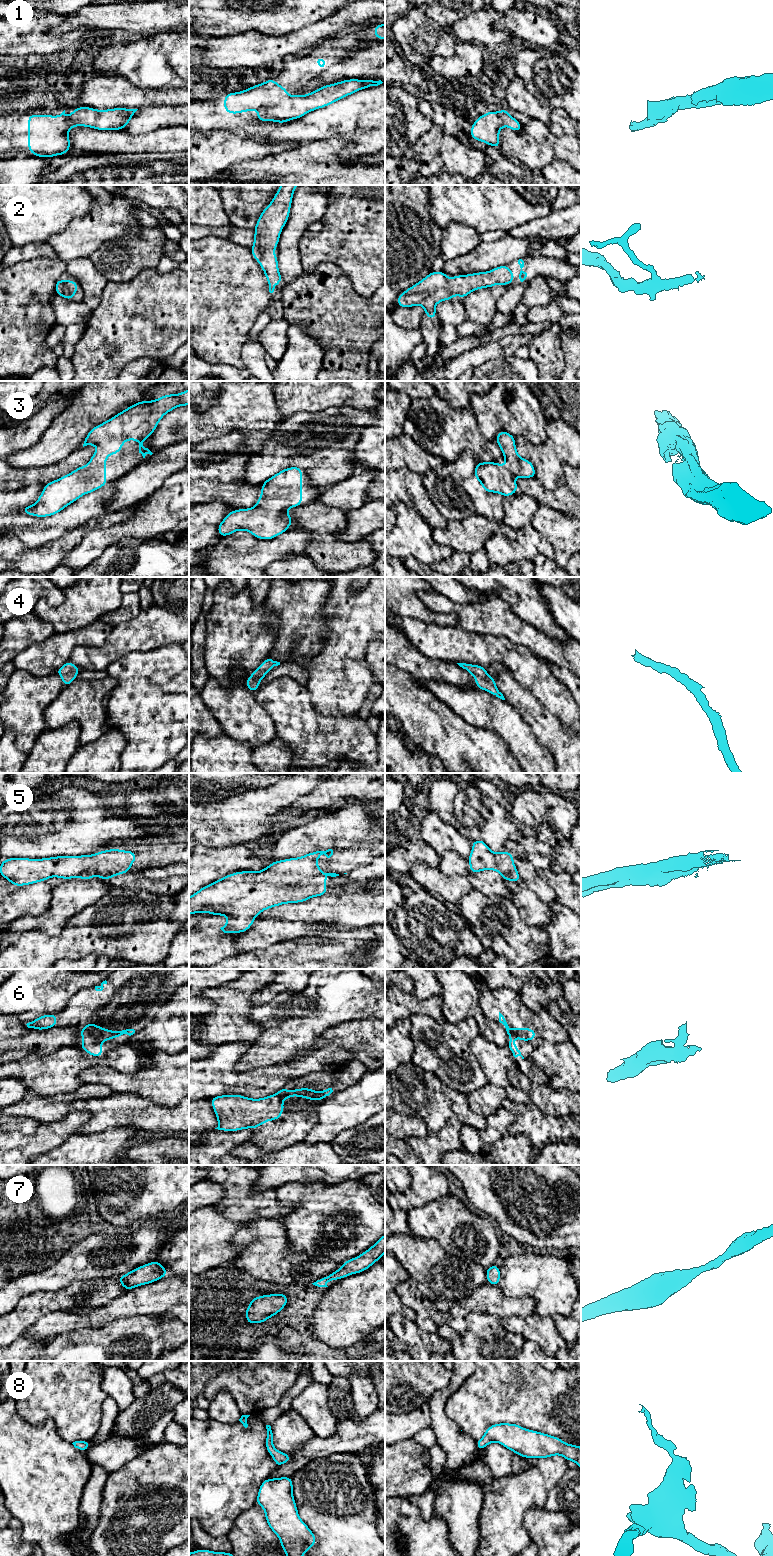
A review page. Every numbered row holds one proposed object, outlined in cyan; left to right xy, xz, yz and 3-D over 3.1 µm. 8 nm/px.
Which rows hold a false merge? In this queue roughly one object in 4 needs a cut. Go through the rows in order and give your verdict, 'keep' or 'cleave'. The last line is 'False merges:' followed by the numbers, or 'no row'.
1: keep
2: keep
3: keep
4: keep
5: keep
6: keep
7: keep
8: keep
False merges: no row

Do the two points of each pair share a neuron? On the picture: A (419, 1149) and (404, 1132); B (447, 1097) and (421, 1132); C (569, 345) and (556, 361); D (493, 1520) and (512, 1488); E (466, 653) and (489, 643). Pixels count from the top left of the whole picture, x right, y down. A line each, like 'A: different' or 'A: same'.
A: different
B: different
C: different
D: same
E: same

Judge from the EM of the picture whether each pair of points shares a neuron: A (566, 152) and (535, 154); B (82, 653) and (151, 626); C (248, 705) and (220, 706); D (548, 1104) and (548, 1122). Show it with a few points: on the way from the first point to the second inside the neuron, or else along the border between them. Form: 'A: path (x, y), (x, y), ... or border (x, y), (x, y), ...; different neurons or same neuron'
A: border (535, 141), (548, 145), (556, 157); different neurons
B: path (99, 653), (107, 653), (125, 637), (134, 635); same neuron
C: path (241, 706), (227, 706); same neuron
D: border (531, 1102), (545, 1114), (570, 1114); different neurons

